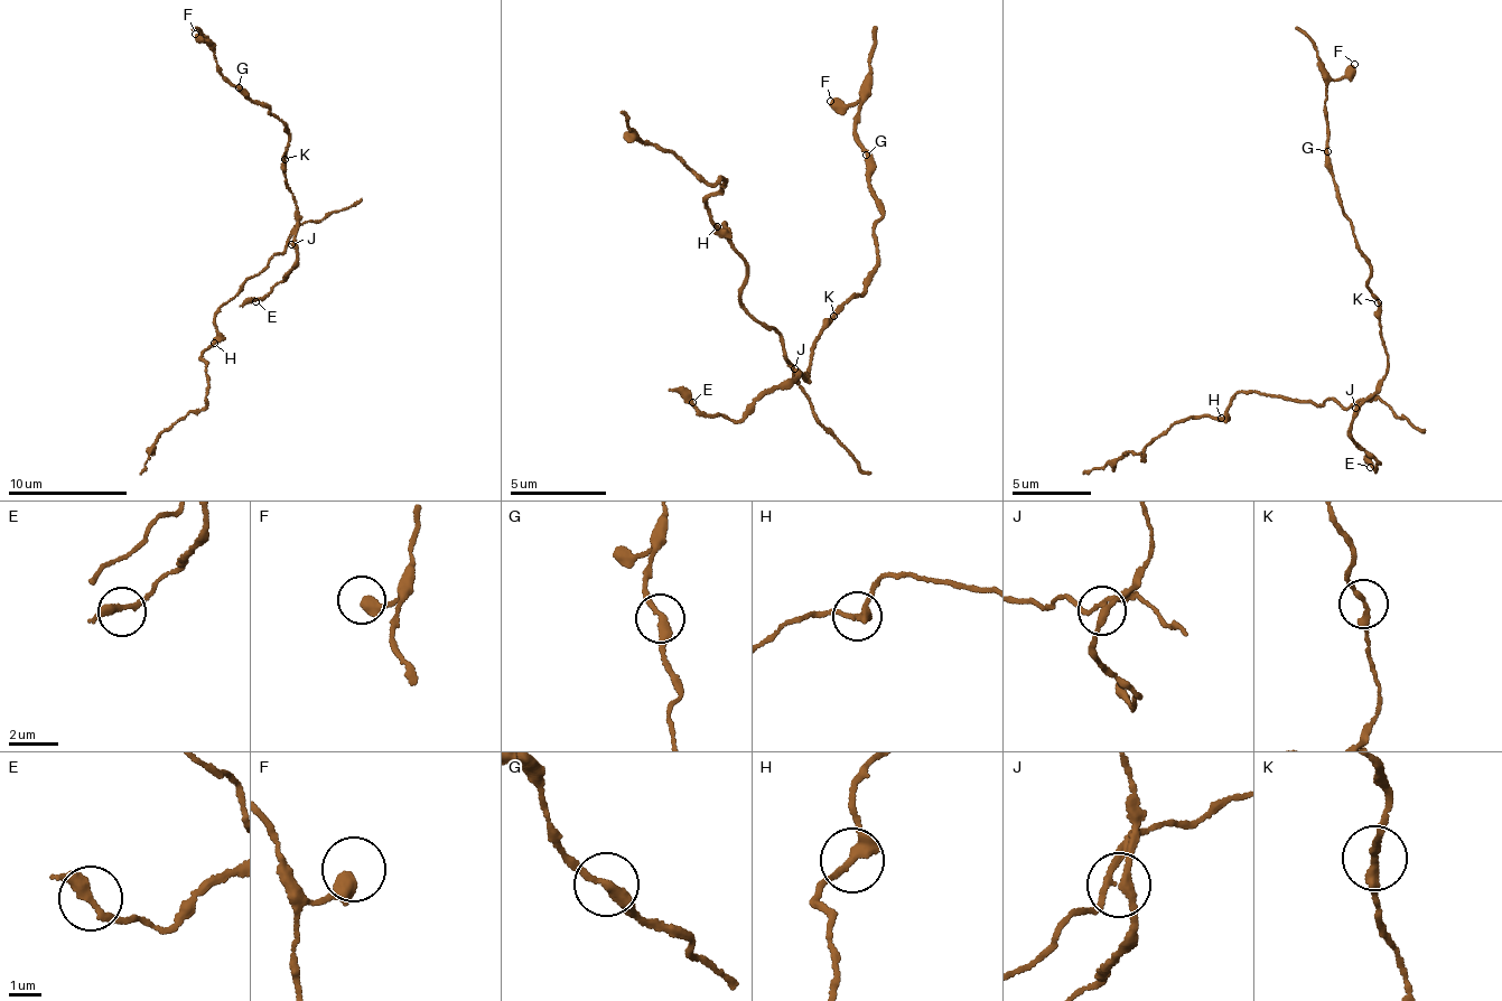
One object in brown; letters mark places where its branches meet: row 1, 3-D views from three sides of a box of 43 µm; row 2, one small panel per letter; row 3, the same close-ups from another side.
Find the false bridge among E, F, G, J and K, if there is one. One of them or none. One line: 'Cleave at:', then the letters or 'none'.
Cleave at: J

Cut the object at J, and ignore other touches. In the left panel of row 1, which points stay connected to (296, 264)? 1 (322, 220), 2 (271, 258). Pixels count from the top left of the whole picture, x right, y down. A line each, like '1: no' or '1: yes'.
1: no
2: no

